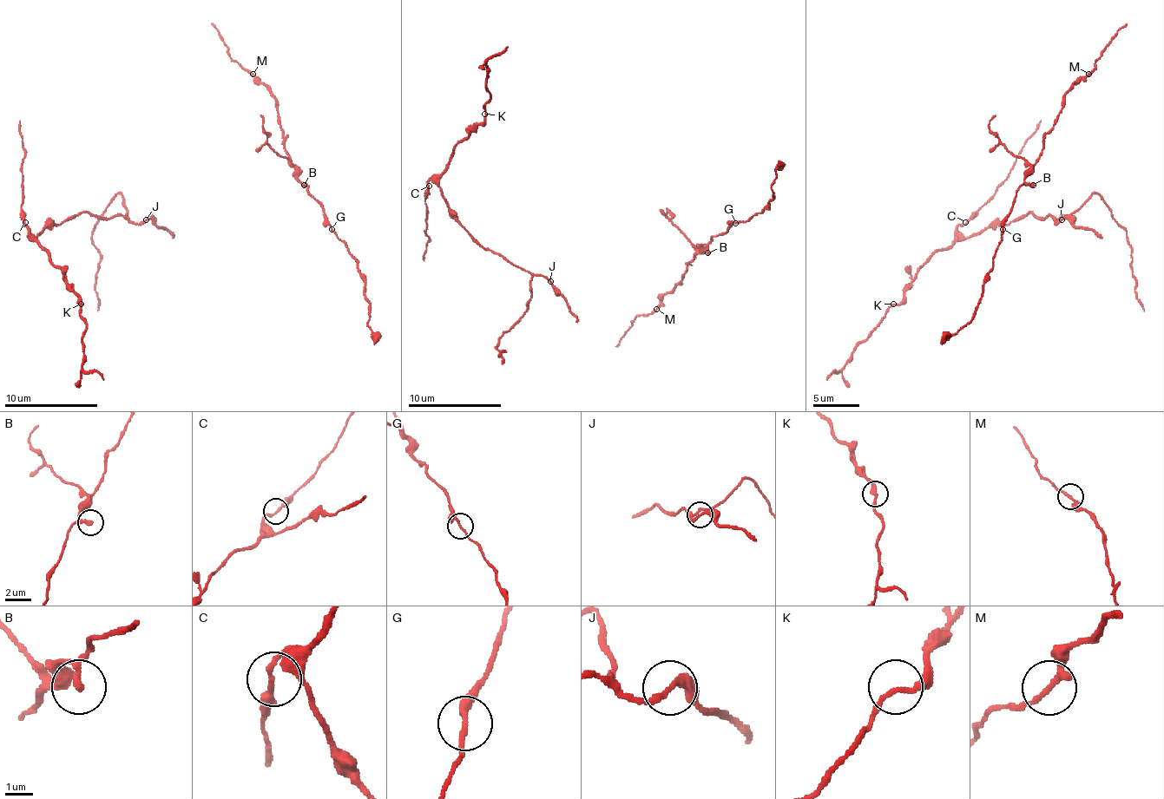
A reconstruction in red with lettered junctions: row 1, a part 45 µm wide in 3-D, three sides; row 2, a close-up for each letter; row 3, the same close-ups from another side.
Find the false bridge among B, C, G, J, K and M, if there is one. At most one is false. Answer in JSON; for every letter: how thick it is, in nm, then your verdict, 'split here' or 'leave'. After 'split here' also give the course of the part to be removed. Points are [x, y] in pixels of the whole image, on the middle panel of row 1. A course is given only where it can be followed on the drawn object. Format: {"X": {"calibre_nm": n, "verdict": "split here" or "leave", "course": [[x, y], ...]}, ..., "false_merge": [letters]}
{"B": {"calibre_nm": 200, "verdict": "leave"}, "C": {"calibre_nm": 220, "verdict": "leave"}, "G": {"calibre_nm": 240, "verdict": "leave"}, "J": {"calibre_nm": 200, "verdict": "leave"}, "K": {"calibre_nm": 180, "verdict": "leave"}, "M": {"calibre_nm": 200, "verdict": "leave"}, "false_merge": []}

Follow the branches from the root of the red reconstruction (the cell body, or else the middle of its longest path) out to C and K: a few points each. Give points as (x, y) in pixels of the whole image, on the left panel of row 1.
C: (153, 215), (143, 222), (129, 222), (120, 215), (78, 212), (60, 225), (48, 225), (34, 239), (25, 222)
K: (153, 215), (129, 222), (120, 215), (78, 212), (48, 225), (34, 239), (81, 304)

